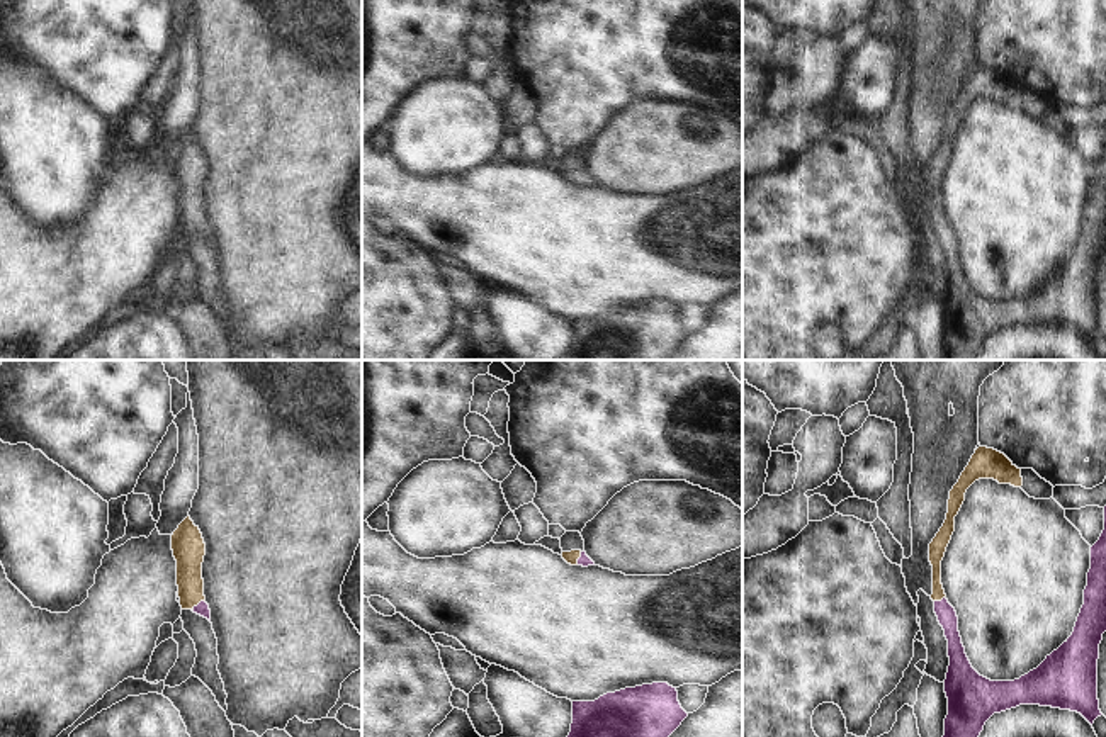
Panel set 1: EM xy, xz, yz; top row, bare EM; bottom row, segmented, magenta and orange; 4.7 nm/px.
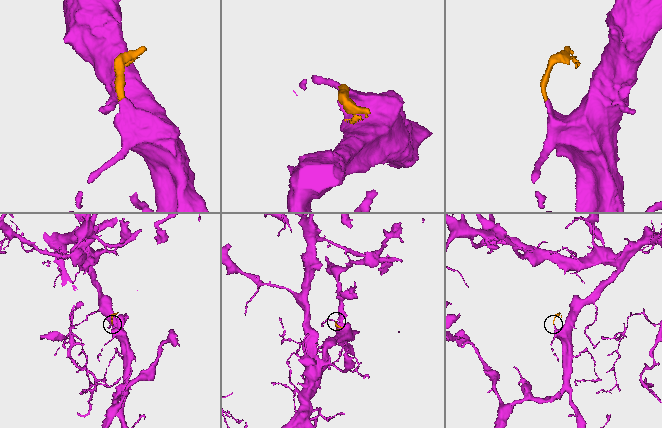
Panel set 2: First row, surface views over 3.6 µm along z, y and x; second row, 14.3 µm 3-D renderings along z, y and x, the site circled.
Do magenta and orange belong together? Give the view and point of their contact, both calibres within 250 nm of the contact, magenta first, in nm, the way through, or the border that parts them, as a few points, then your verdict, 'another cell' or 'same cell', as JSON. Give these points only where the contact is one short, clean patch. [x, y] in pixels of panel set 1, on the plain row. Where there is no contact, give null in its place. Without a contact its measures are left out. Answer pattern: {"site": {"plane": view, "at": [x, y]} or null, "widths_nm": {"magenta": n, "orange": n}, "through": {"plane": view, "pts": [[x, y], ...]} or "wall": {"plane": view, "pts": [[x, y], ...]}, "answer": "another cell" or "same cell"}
{"site": {"plane": "xy", "at": [197, 225]}, "widths_nm": {"magenta": 60, "orange": 140}, "through": {"plane": "xy", "pts": [[203, 228], [197, 225], [191, 214], [189, 174]]}, "answer": "same cell"}

